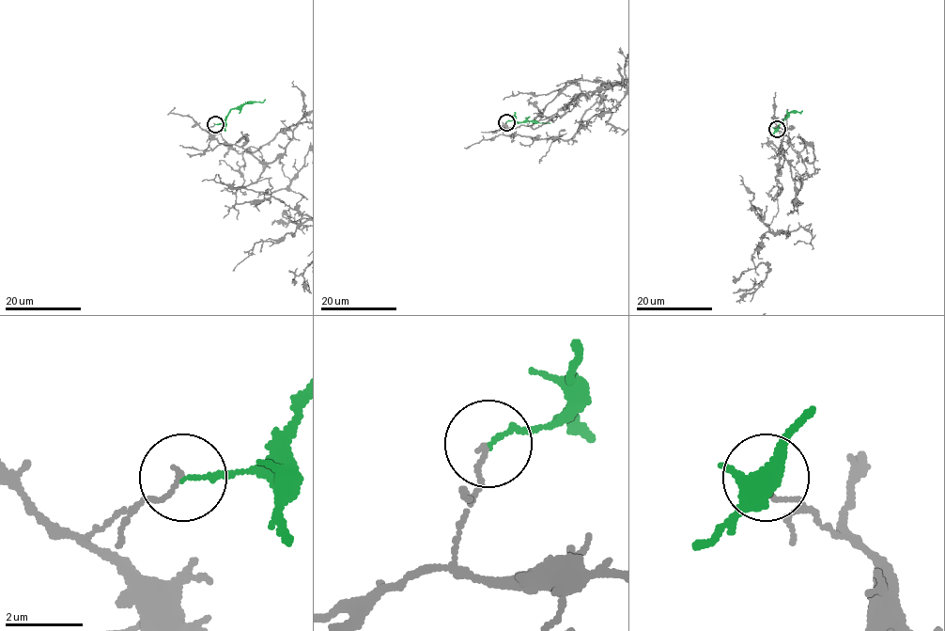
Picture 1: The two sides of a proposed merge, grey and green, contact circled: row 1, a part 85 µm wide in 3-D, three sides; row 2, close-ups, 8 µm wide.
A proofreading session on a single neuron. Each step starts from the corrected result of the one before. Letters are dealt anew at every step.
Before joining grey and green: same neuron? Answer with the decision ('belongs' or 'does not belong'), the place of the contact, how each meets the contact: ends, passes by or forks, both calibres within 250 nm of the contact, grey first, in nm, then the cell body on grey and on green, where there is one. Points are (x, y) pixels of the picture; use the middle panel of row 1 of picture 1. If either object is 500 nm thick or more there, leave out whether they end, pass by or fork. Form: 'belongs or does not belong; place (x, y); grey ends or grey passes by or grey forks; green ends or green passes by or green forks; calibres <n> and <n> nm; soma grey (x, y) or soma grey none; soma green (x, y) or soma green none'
does not belong; place (506, 122); grey ends; green ends; calibres 100 and 110 nm; soma grey none; soma green none

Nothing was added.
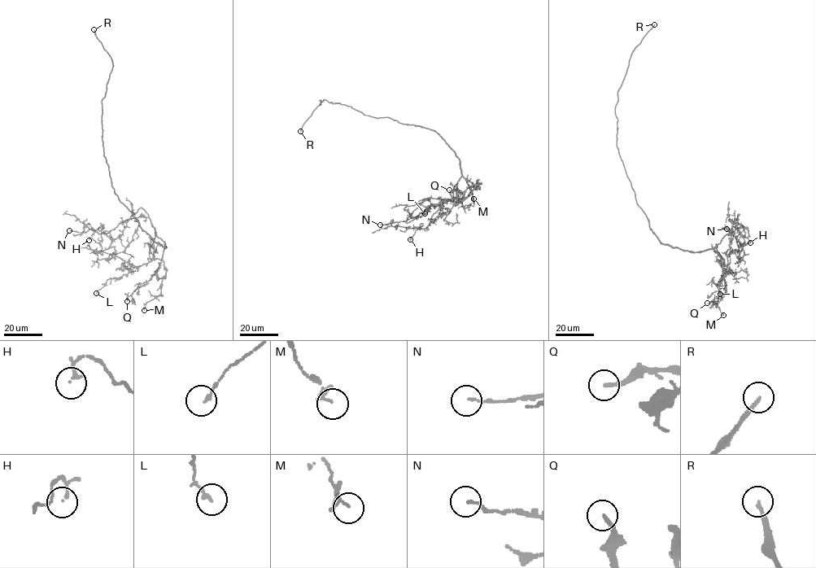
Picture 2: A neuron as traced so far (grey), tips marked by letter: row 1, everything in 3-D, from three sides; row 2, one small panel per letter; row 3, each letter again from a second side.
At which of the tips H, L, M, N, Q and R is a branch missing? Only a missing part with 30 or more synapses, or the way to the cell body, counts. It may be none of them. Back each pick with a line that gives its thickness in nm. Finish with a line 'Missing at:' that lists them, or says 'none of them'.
Q: calibre 180 nm
R: calibre 150 nm
Missing at: Q, R

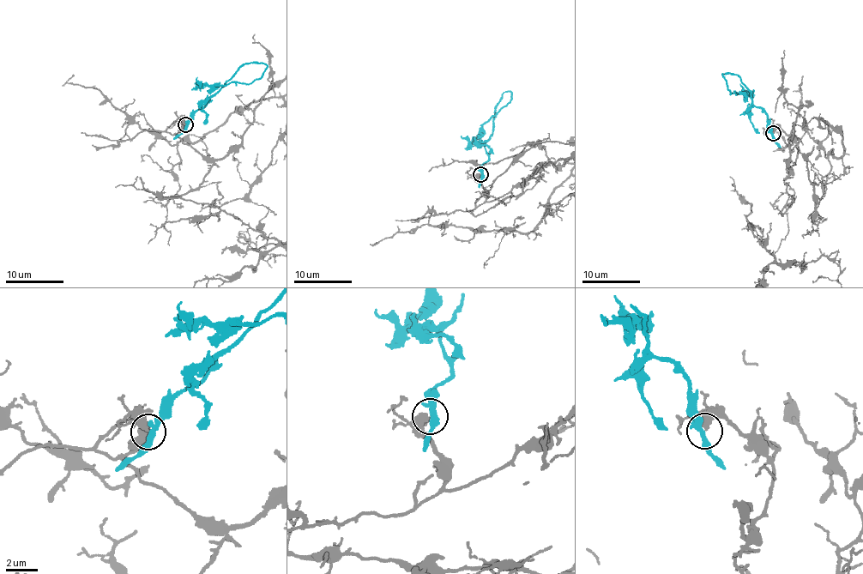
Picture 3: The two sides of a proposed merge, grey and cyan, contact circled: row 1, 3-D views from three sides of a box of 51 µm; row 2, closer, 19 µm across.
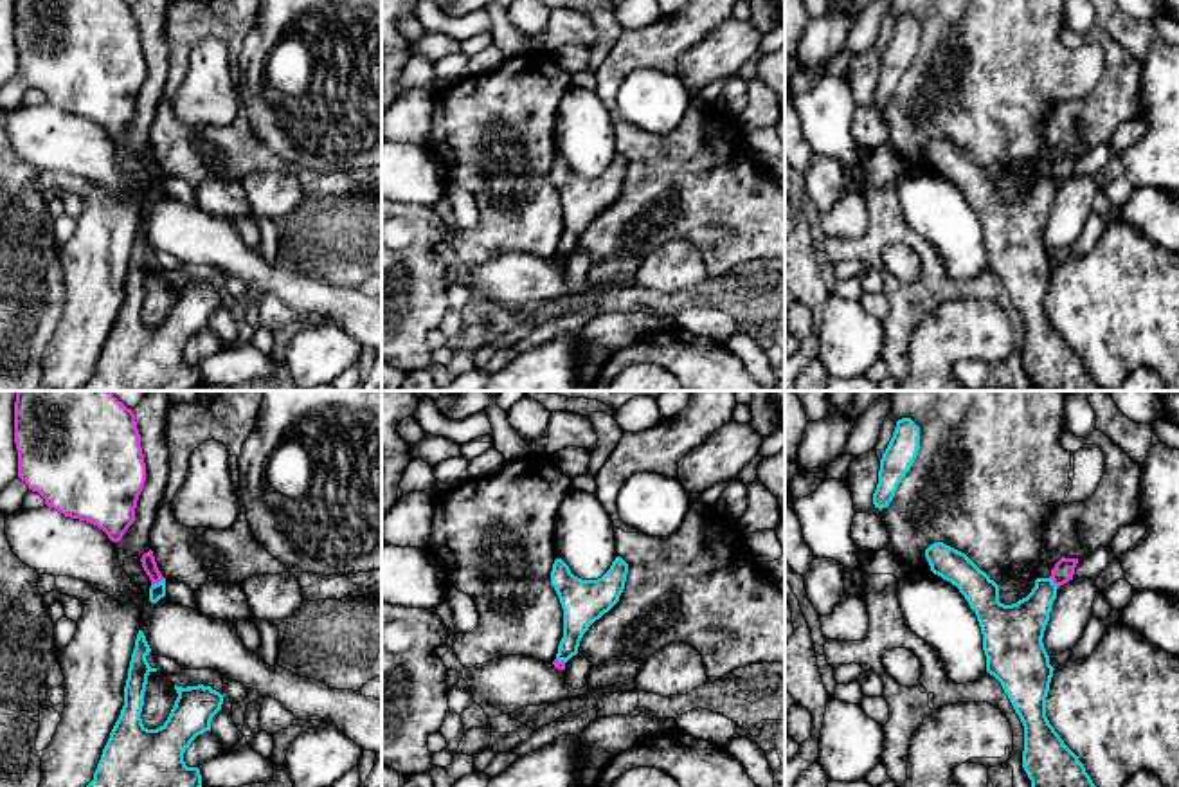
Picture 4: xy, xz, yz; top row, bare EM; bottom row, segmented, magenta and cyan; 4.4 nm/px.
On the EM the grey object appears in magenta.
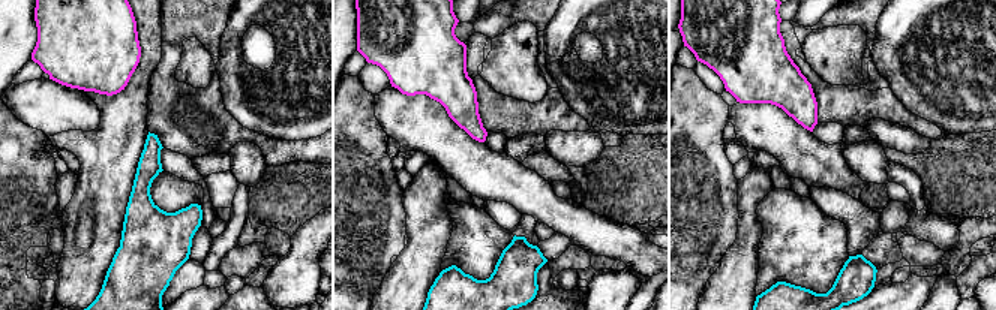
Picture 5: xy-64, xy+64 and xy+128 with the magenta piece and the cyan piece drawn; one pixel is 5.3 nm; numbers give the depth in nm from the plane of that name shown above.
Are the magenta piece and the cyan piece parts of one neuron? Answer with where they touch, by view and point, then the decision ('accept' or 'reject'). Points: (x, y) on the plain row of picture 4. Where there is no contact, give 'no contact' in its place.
contact xy (157, 179); reject

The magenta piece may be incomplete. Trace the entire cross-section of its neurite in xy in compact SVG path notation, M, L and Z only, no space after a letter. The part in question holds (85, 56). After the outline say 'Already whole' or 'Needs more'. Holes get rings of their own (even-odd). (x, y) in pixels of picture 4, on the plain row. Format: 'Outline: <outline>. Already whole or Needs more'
Outline: M14 0L14 40L18 74L38 88L49 104L65 113L86 117L119 139L135 117L139 92L146 79L146 59L135 11L124 0Z. Already whole

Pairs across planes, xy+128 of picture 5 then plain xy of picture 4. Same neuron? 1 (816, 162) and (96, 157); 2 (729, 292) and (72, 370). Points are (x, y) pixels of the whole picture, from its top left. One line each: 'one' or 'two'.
1: one
2: one

